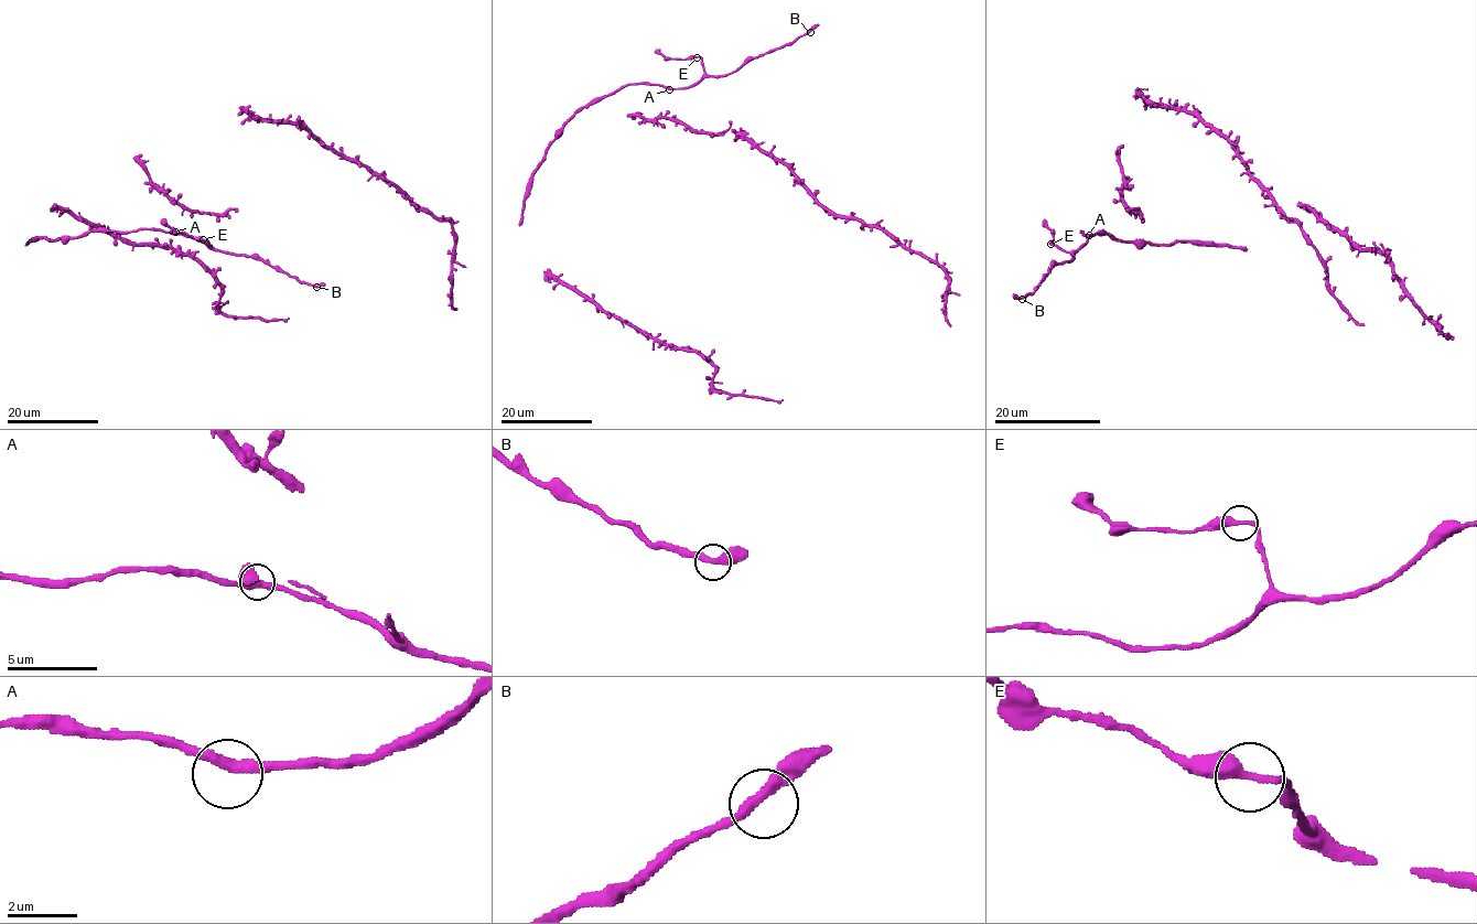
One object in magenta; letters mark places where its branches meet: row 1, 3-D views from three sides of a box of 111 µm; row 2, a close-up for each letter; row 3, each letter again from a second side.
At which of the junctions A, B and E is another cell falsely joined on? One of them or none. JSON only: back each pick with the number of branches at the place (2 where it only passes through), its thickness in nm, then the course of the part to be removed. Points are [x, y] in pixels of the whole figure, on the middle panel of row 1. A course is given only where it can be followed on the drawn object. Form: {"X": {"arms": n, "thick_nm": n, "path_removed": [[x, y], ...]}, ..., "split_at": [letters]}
{"split_at": []}

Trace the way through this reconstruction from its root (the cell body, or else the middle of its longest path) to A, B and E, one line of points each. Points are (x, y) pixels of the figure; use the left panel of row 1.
A: (159, 229), (175, 232)
B: (159, 229), (193, 236), (214, 249), (255, 256), (316, 287)
E: (159, 229), (190, 235), (211, 247), (203, 240)

